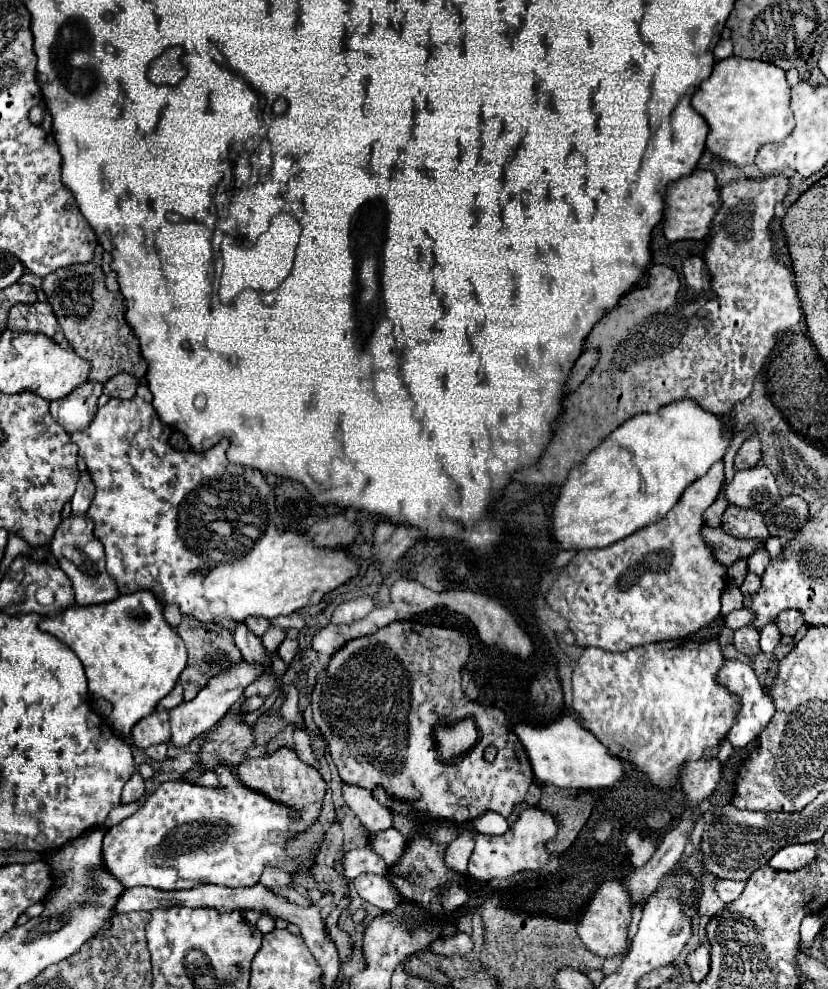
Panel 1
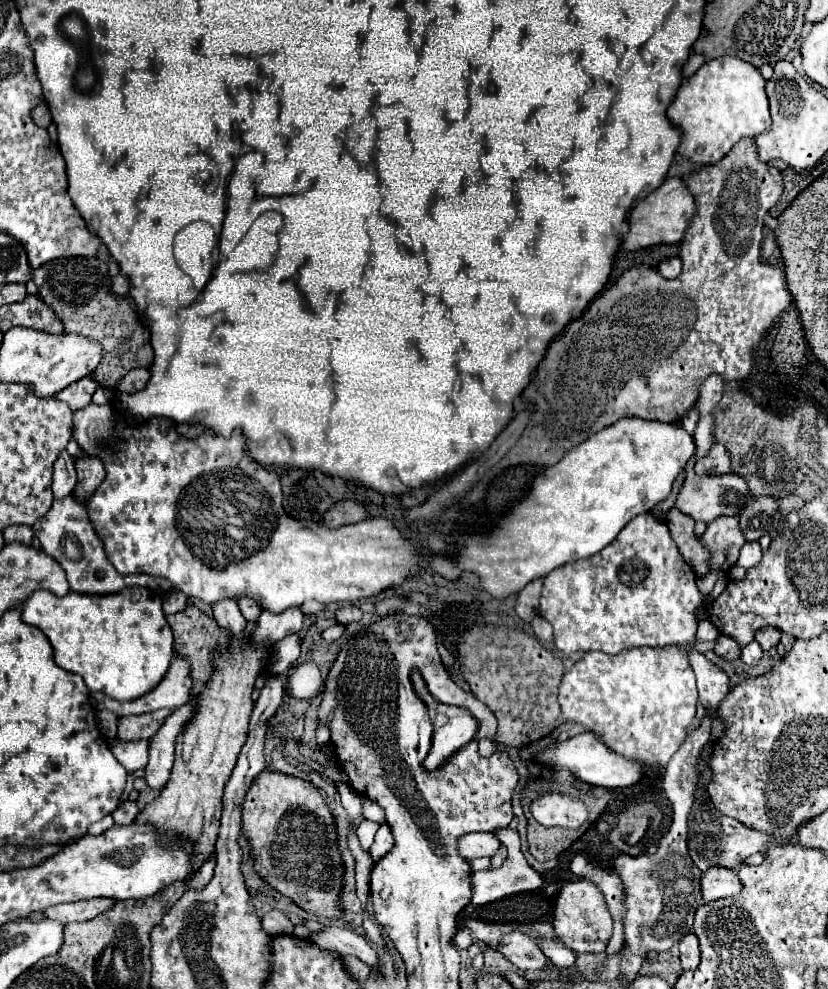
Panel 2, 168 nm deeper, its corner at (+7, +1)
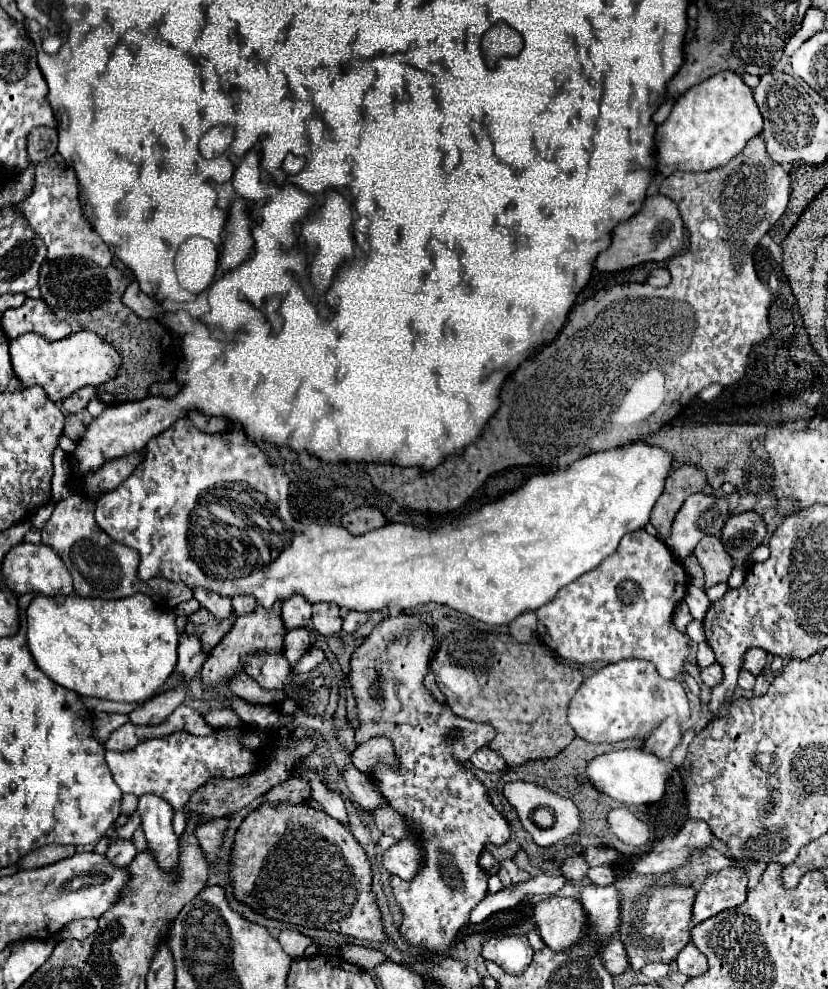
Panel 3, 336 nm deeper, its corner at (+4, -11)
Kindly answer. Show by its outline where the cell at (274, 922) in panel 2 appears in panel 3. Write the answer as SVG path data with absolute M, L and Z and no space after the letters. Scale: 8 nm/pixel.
M282 930L278 936L278 942L290 958L300 958L304 954L306 946L312 944L312 940L308 936L300 934L296 930Z

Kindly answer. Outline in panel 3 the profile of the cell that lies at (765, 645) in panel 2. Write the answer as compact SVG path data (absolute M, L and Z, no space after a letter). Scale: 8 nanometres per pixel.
M750 648L744 656L744 668L750 670L754 676L758 676L762 672L762 668L766 666L766 658L768 658L768 652L766 650L760 650L760 648Z

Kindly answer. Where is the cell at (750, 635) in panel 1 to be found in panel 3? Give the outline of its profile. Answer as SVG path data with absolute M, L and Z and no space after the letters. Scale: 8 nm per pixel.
M714 662L712 666L708 666L708 668L704 668L702 672L700 672L700 678L702 678L702 682L706 684L706 686L716 686L716 684L720 684L722 682L722 678L724 678L724 672L722 672L722 666L718 664L718 662Z

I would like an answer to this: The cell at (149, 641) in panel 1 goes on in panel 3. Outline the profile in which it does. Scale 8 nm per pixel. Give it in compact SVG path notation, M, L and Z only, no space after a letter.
M134 594L120 600L80 598L80 596L36 596L26 610L28 648L38 668L56 684L78 692L80 696L96 696L112 702L142 704L156 694L156 690L170 678L178 662L179 631L174 624L176 614L160 612L160 608L146 596Z

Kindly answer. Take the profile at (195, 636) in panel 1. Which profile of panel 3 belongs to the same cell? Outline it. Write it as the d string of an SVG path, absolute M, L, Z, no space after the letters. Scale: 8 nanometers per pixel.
M200 608L198 612L194 612L188 618L186 628L184 628L184 634L200 638L202 650L206 654L210 654L212 648L224 638L224 634L230 632L232 624L234 624L234 618L232 620L216 620L208 610Z

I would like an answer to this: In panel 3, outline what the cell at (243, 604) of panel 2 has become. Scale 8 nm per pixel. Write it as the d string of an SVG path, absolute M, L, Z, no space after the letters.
M236 596L236 598L232 598L232 606L234 606L236 616L244 616L244 614L254 612L256 600L252 600L252 596Z

